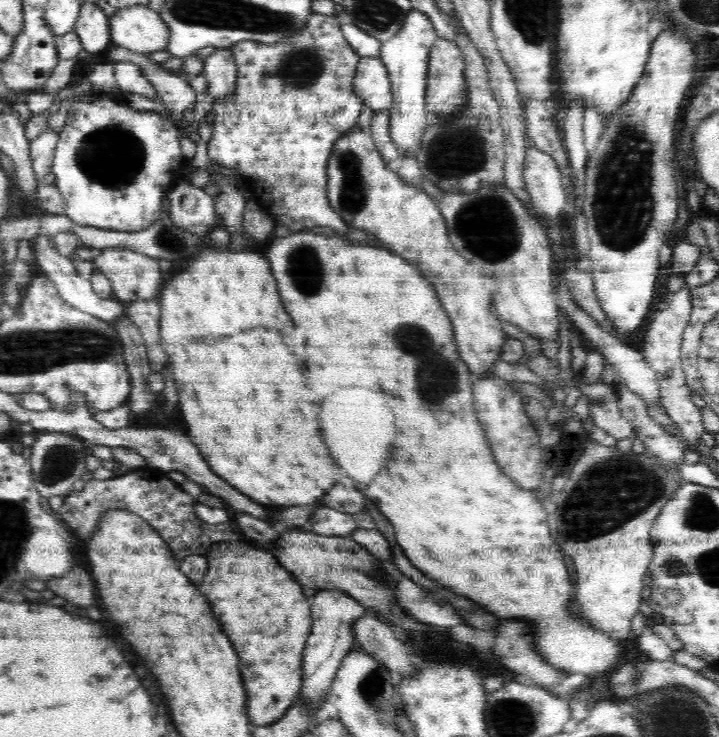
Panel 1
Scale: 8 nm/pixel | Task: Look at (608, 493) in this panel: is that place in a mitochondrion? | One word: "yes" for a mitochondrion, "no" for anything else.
yes

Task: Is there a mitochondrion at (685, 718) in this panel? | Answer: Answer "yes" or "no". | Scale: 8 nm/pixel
yes

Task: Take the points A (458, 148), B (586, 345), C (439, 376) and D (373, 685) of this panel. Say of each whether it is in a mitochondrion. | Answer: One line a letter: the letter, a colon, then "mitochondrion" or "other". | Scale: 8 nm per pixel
A: mitochondrion
B: other
C: mitochondrion
D: mitochondrion

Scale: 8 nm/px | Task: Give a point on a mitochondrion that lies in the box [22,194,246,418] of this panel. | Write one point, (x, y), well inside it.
(164, 238)

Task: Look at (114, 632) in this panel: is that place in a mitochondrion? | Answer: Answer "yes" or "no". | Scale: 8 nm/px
no

